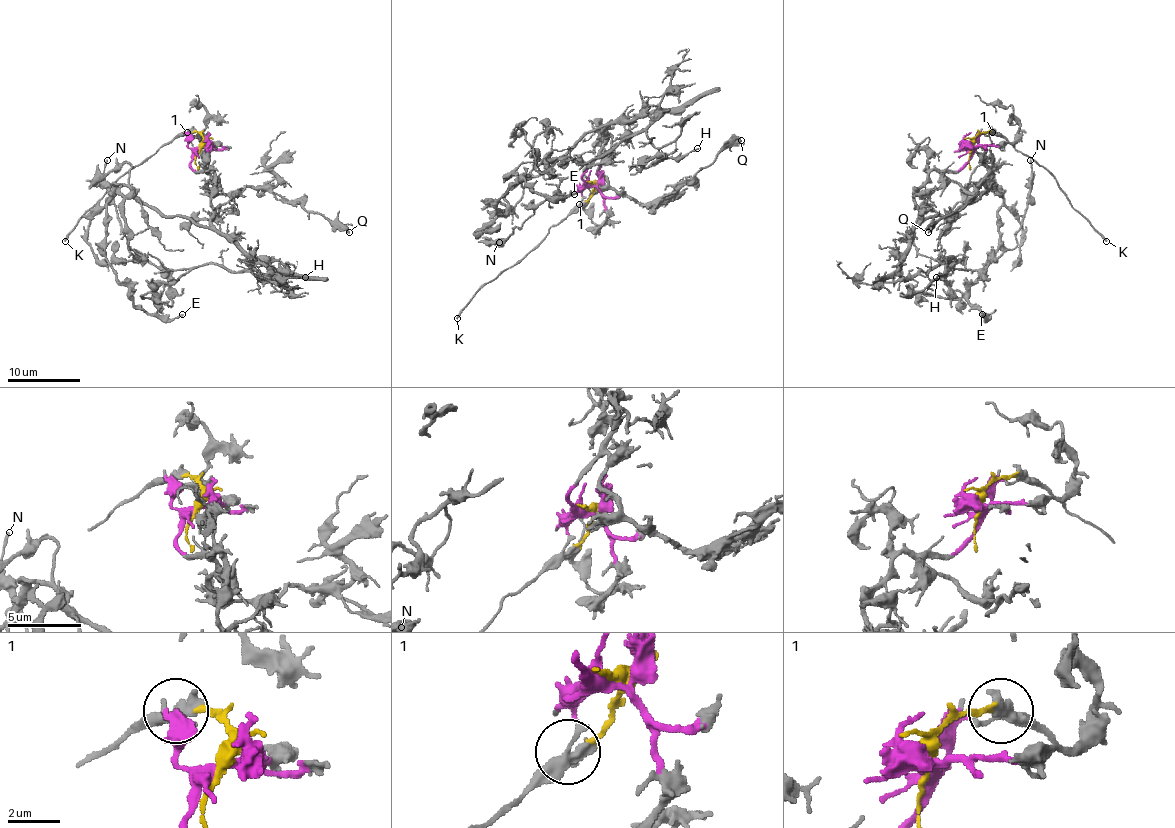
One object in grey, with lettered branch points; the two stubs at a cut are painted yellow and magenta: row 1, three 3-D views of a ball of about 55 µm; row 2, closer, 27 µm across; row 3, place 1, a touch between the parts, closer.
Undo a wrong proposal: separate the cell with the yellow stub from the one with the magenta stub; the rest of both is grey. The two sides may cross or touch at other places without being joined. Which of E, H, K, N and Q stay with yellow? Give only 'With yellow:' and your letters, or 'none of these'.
With yellow: K

